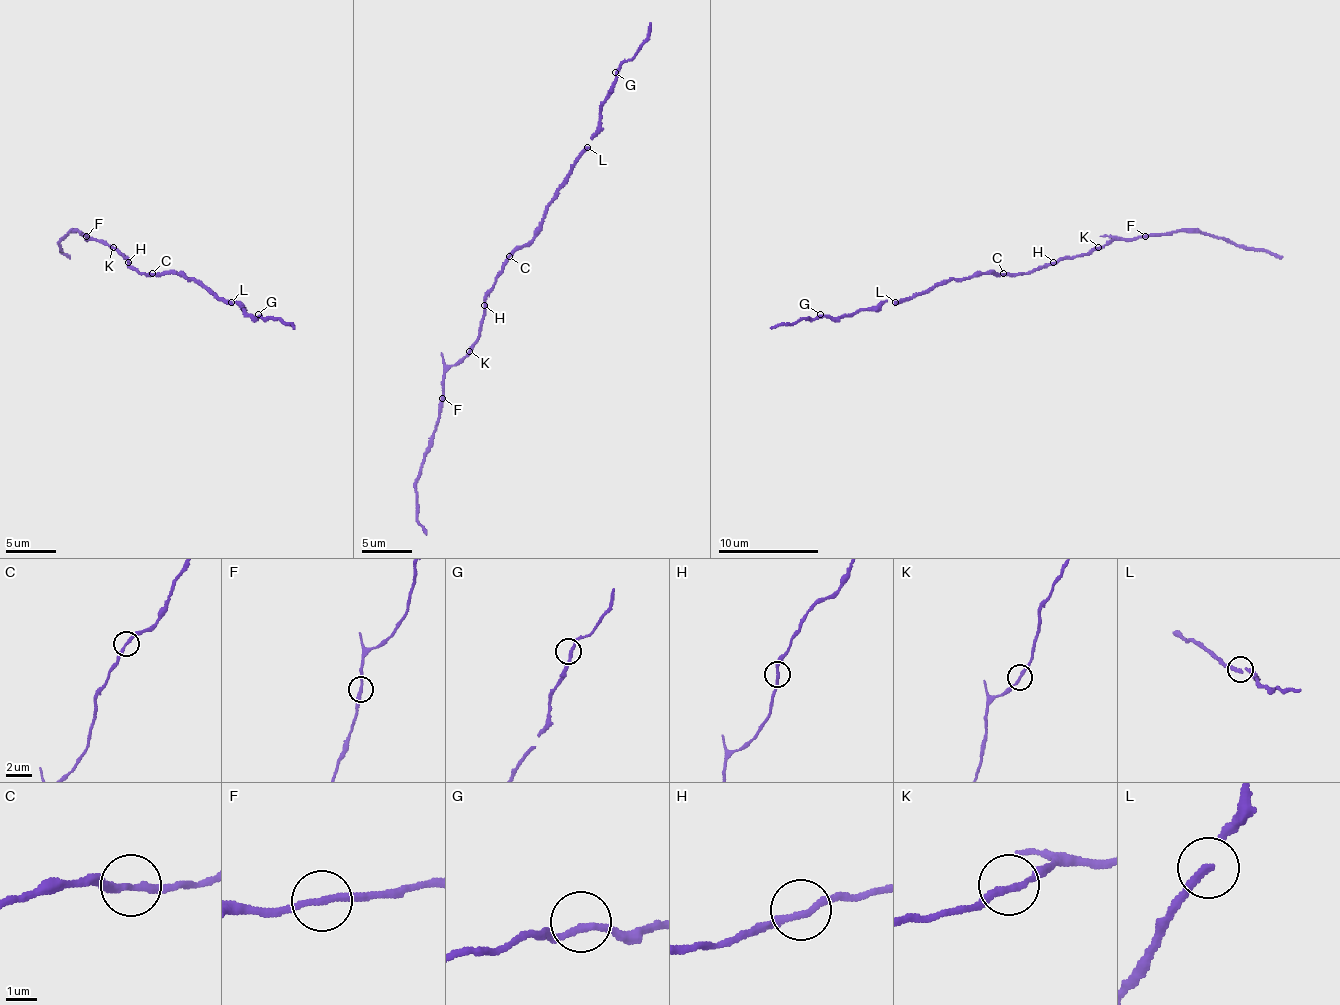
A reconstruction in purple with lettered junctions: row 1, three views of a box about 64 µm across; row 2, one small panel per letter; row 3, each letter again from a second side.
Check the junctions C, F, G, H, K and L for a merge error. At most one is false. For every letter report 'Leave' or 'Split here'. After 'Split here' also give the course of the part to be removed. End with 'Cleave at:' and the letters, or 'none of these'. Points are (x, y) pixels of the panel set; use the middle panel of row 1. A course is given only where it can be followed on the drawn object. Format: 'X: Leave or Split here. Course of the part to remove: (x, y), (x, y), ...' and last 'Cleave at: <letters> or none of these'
C: Leave
F: Leave
G: Leave
H: Leave
K: Leave
L: Leave
Cleave at: none of these

